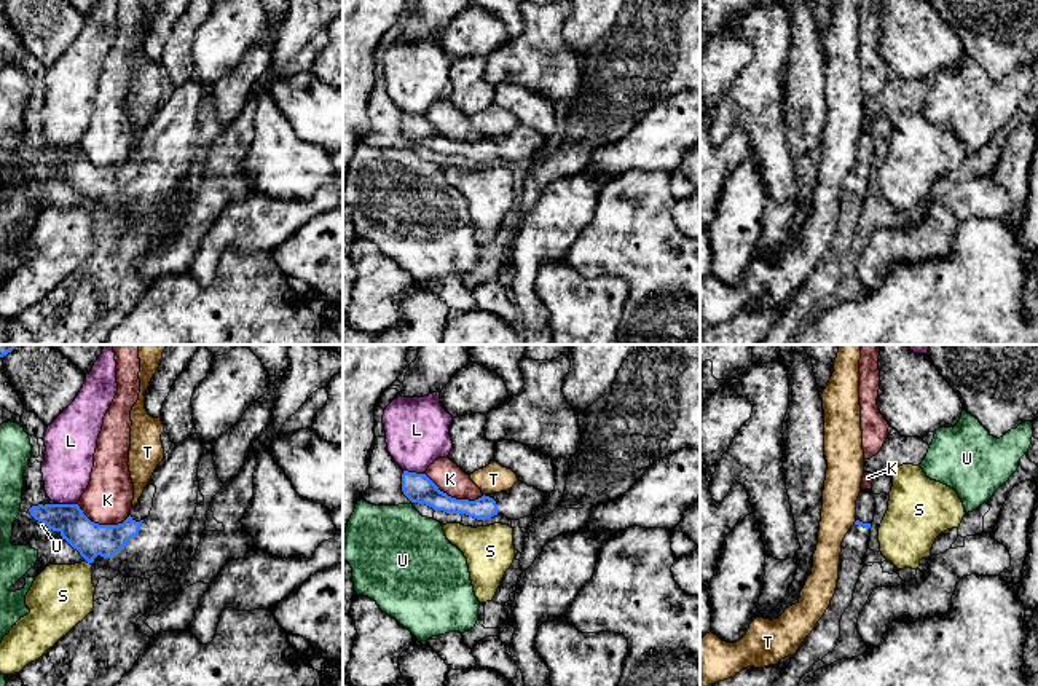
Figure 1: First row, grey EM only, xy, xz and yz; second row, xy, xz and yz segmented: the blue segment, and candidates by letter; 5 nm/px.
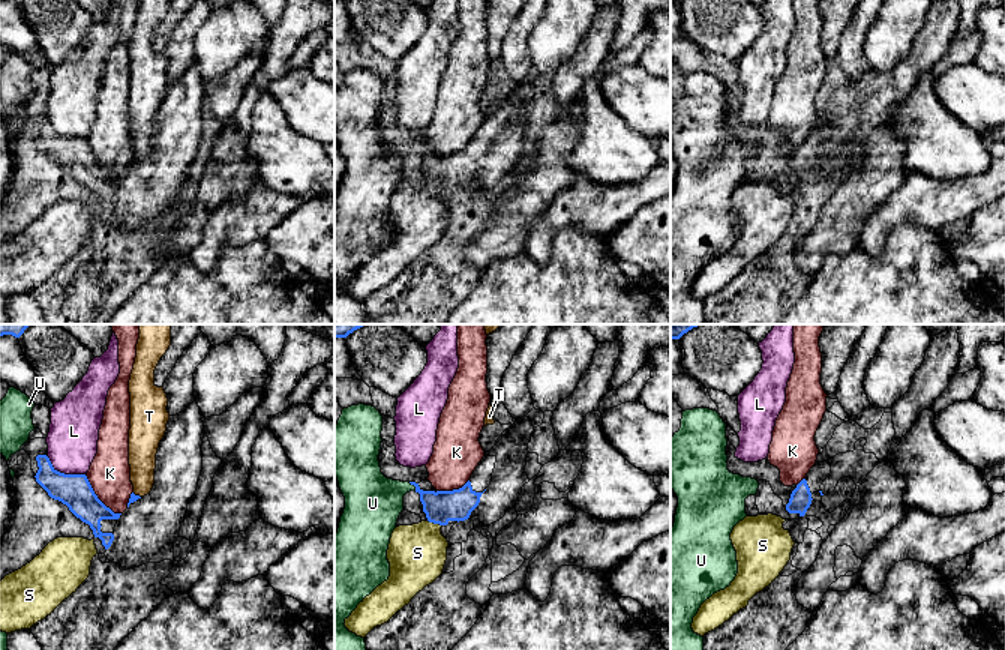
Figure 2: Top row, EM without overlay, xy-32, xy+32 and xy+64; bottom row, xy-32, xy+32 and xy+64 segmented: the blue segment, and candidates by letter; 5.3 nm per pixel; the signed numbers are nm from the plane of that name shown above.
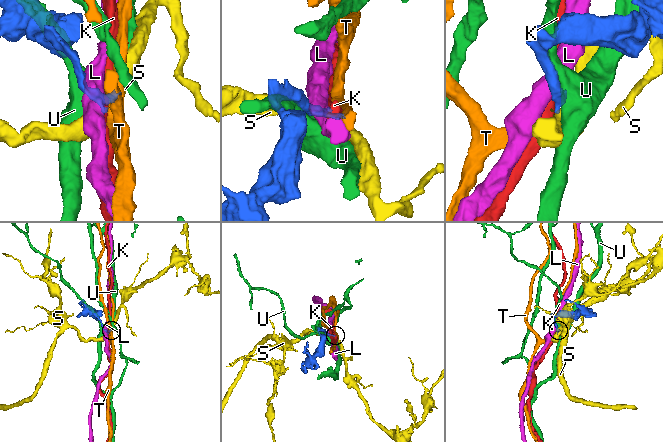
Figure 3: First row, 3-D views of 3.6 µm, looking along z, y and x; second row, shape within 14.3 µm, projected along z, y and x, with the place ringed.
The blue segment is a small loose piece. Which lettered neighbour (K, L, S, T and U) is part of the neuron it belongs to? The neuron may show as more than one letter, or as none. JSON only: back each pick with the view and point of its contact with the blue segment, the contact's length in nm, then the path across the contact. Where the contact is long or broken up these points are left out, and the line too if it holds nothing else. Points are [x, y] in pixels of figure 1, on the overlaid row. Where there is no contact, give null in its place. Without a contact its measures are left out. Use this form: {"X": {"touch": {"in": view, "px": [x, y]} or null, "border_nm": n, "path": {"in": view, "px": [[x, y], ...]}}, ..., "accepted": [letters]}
{"accepted": []}

